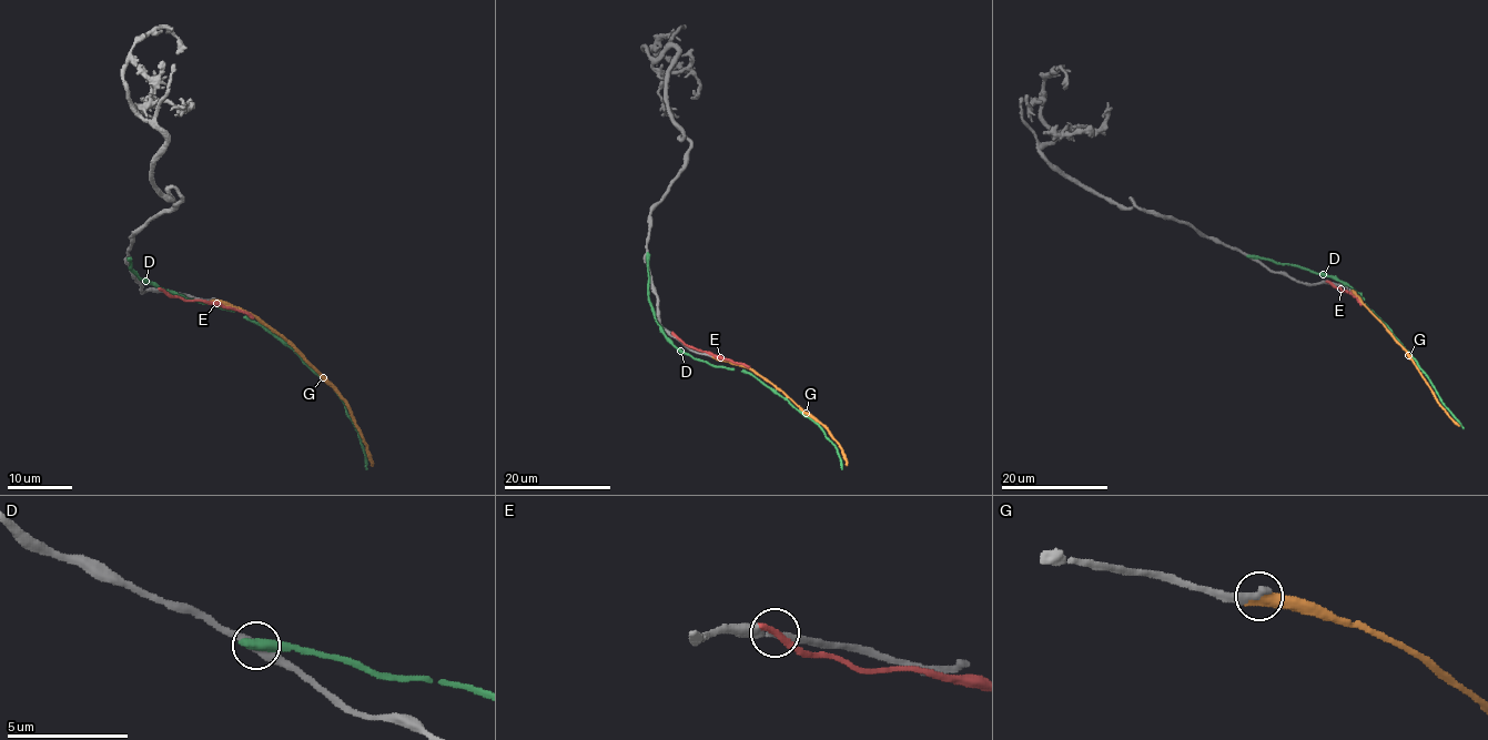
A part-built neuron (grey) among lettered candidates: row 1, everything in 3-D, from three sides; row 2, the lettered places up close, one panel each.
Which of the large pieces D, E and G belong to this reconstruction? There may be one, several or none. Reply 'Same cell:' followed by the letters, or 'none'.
Same cell: G

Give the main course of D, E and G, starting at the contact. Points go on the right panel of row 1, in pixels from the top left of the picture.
D: (1251, 256), (1334, 276), (1360, 294), (1366, 304), (1410, 354), (1446, 408), (1463, 428)
E: (1329, 283), (1360, 304)
G: (1353, 291), (1406, 351), (1436, 402), (1459, 425)

